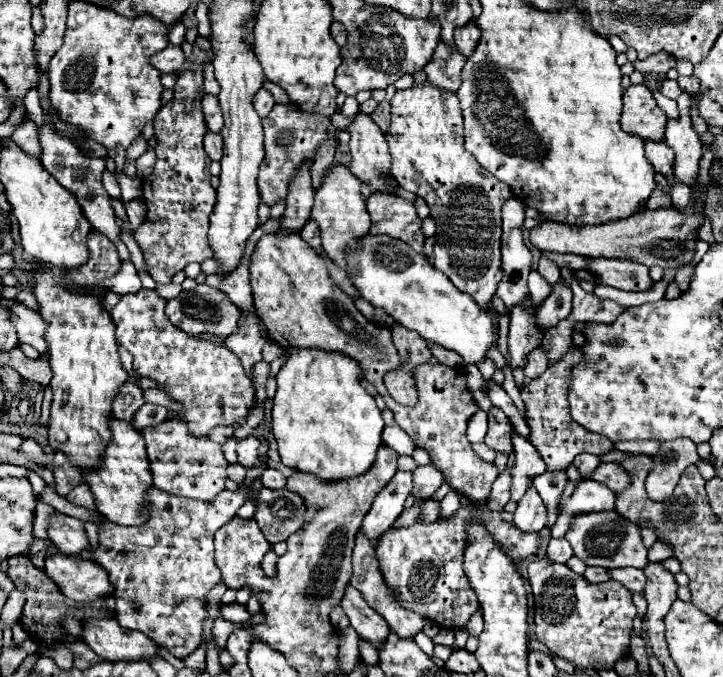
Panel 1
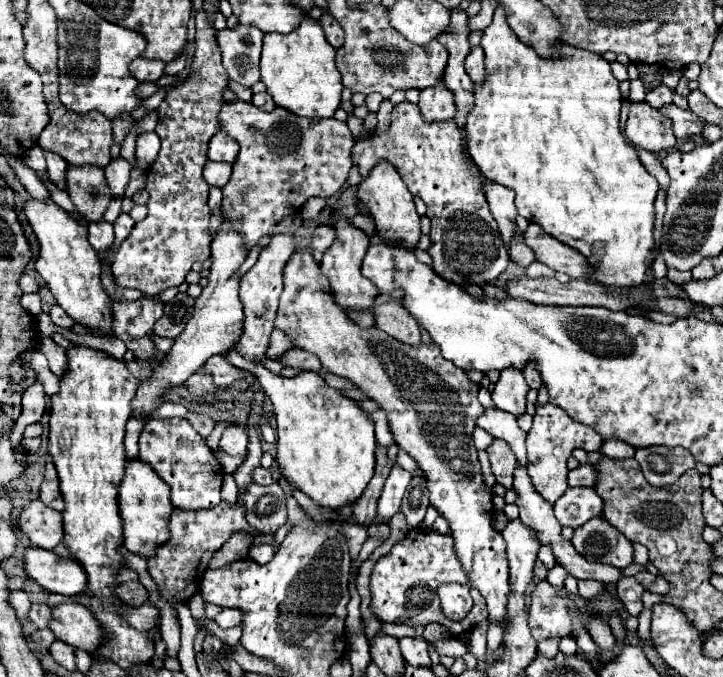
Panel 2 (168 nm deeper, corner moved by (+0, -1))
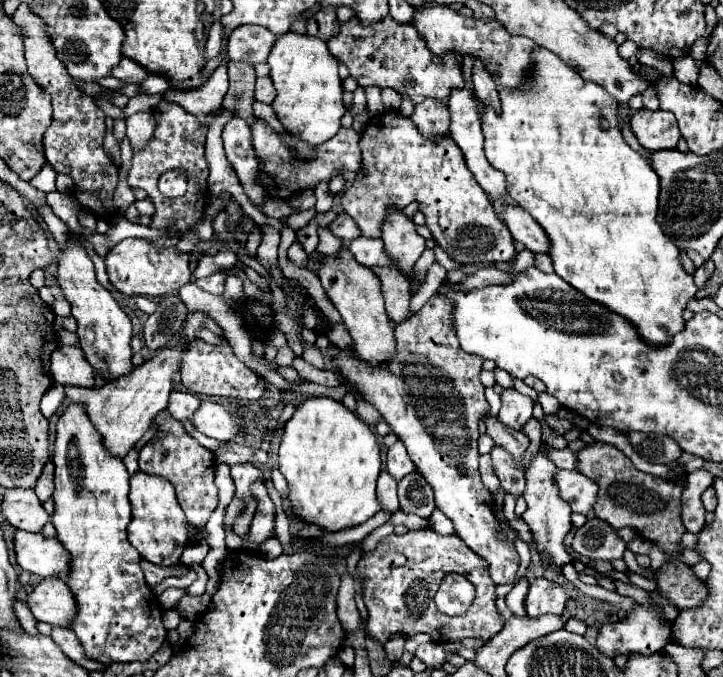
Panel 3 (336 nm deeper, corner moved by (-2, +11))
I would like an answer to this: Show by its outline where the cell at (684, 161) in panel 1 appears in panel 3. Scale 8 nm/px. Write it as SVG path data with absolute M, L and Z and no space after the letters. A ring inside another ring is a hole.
M683 56L681 60L673 60L673 68L675 68L675 78L683 84L697 84L697 76L699 76L699 66L695 64L695 60L691 56Z

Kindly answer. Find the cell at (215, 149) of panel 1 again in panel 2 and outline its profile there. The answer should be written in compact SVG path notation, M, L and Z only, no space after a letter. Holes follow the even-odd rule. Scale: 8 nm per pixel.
M217 132L209 142L209 160L221 160L233 164L239 152L239 144L231 140L225 132Z

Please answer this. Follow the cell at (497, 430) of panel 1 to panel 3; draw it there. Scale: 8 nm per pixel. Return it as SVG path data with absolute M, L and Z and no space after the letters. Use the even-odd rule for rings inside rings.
M499 446L493 448L491 458L493 458L493 468L495 468L495 474L501 482L501 488L505 492L513 494L515 498L519 498L525 490L525 470L517 468L517 462L513 460L513 456L509 456Z

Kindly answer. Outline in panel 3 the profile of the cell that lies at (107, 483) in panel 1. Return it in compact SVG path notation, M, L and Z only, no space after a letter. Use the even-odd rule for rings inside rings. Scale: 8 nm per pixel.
M137 472L131 476L131 490L129 490L129 502L133 510L133 520L127 528L129 542L143 560L157 564L157 566L179 566L181 554L189 544L187 536L187 520L185 512L181 510L175 488L169 484L169 480L161 476L149 476L143 472Z

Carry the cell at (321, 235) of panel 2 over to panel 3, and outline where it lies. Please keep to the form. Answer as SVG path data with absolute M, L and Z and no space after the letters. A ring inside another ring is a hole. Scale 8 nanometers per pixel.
M339 214L339 216L329 224L329 228L331 228L331 232L333 232L335 236L339 236L345 244L351 242L353 238L359 238L359 236L361 236L361 230L357 228L355 220L353 220L349 214Z

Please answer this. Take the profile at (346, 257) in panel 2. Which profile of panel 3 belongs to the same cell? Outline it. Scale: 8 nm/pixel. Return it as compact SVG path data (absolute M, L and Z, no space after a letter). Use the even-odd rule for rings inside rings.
M345 246L337 258L333 258L333 256L323 258L321 268L319 268L319 278L351 334L355 356L361 356L361 360L369 362L371 366L381 366L381 364L387 364L389 360L393 360L393 356L397 354L395 336L393 336L395 324L389 320L389 316L385 312L379 278L373 276L373 272L369 268L357 264L357 260L353 260L353 256L347 252Z

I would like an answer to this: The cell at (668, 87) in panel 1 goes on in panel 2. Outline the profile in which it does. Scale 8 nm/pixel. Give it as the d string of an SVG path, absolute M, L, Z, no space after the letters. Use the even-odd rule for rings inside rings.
M659 84L657 88L653 88L653 90L645 96L645 100L647 100L651 106L661 108L663 104L673 102L673 90L671 90L671 88L667 88L665 84Z

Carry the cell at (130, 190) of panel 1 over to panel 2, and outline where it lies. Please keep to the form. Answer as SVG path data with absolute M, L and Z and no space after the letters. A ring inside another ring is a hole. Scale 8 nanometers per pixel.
M121 156L117 160L111 160L109 166L105 168L107 184L115 196L121 196L125 192L129 184L129 172L131 172L131 166Z

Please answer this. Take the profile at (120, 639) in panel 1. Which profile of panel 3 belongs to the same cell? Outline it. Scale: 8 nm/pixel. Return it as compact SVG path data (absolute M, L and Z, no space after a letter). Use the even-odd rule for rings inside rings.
M43 578L29 594L27 604L39 622L69 628L77 604L61 578Z

